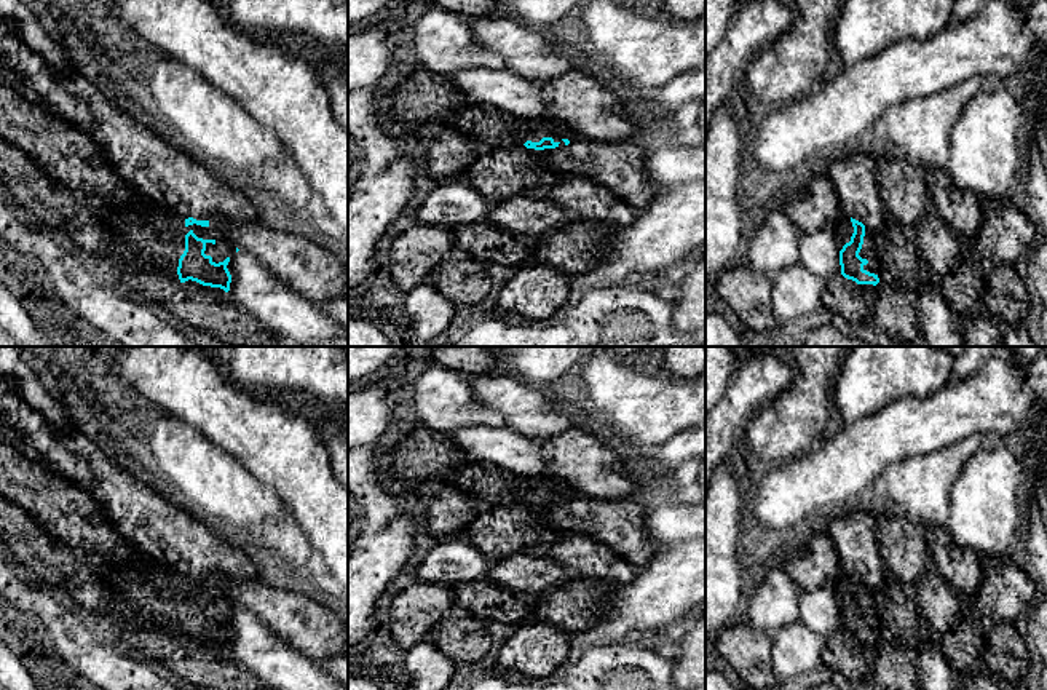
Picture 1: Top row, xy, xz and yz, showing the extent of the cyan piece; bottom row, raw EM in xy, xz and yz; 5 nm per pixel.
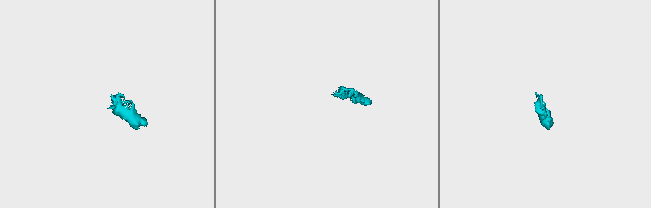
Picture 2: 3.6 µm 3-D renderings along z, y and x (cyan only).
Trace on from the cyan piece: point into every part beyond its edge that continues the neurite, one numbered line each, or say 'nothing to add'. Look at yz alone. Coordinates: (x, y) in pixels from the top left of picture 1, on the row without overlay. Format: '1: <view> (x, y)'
1: yz (843, 586)

